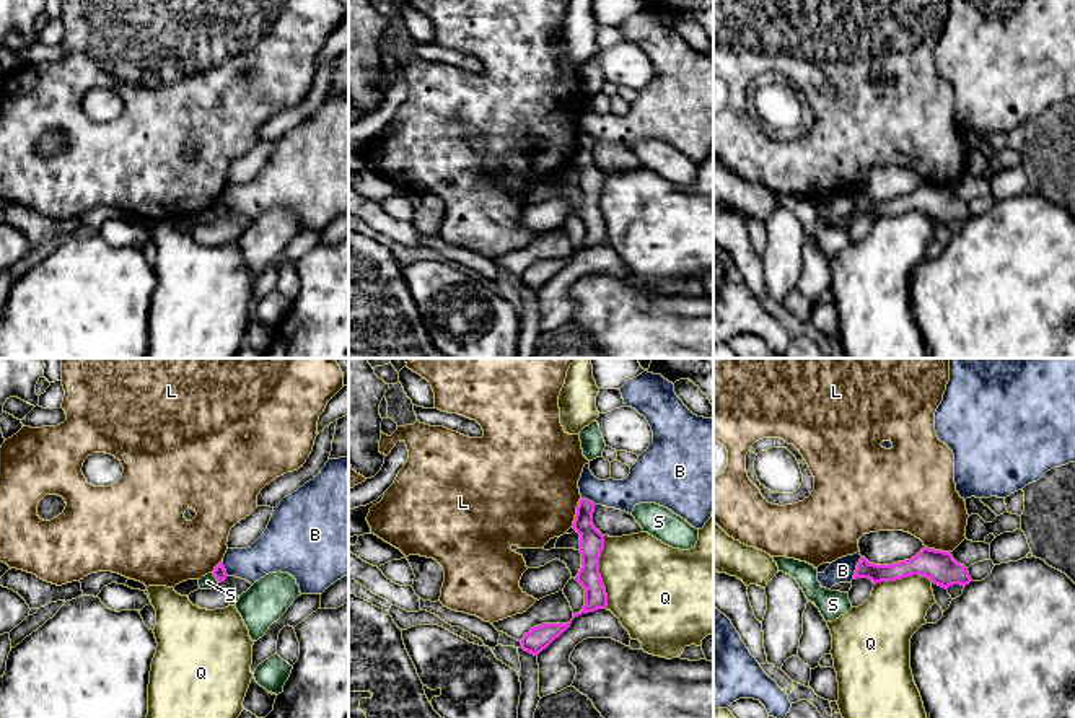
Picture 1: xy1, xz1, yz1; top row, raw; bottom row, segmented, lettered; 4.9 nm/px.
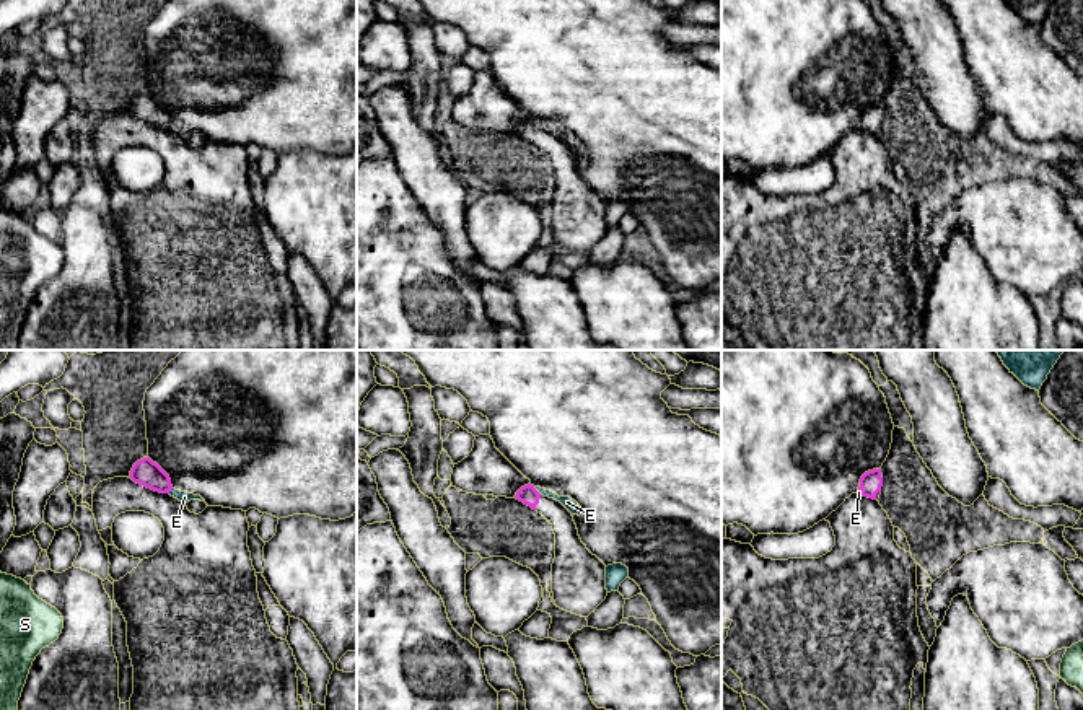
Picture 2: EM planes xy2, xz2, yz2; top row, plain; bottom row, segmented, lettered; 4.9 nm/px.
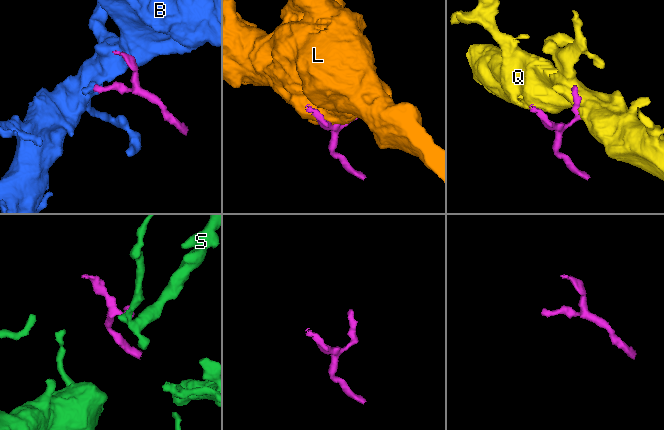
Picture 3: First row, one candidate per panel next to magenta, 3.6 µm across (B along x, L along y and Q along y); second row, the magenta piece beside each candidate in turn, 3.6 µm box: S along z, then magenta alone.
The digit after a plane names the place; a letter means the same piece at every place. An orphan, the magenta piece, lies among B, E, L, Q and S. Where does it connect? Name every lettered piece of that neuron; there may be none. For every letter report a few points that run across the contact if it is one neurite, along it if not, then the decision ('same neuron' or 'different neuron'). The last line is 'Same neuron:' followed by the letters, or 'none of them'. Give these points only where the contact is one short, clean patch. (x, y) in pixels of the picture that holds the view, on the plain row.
B: yz1 (862, 192), (852, 214) | different neuron
E: xz2 (533, 122), (541, 129) | different neuron
L: different neuron
Q: xz1 (603, 171), (600, 214), (606, 230), (606, 243) | different neuron
S: xy1 (212, 207), (219, 217) | different neuron
Same neuron: none of them

